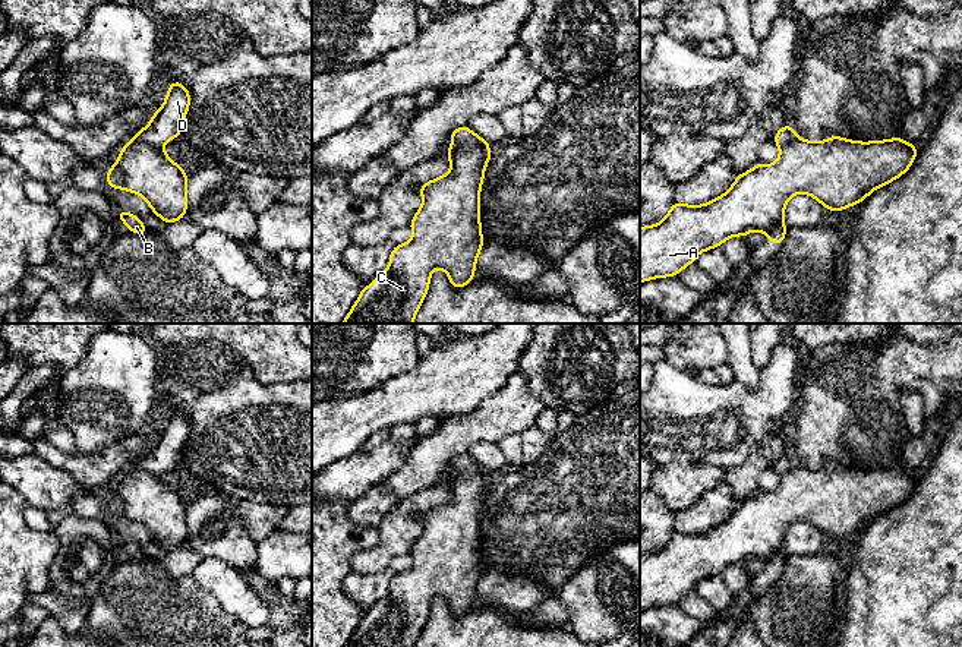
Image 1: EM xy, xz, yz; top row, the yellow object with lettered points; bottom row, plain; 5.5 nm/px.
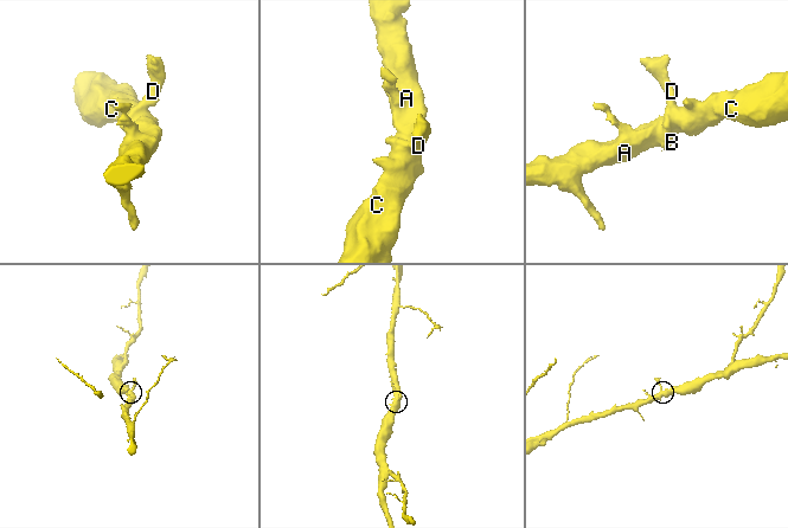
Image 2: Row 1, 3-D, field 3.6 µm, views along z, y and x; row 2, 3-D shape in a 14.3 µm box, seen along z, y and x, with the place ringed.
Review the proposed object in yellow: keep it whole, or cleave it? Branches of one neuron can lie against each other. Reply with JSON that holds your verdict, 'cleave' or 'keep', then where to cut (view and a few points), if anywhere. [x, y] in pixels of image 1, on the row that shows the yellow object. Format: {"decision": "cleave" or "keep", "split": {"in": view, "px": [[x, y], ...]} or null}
{"decision": "cleave", "split": {"in": "xz", "px": [[453, 141], [479, 141], [488, 147]]}}

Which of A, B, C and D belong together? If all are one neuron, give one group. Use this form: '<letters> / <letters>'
A C / B D

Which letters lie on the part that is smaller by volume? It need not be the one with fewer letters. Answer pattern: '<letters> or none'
B, D

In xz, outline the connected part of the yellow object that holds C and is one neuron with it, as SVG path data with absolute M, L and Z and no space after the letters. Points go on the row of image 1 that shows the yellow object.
M479 141L452 142L447 151L451 170L419 187L423 196L410 228L413 239L398 244L389 255L389 268L375 277L373 285L365 285L350 313L341 324L413 324L429 290L430 274L442 268L454 288L467 285L483 247L480 228L480 186L485 165L492 155Z

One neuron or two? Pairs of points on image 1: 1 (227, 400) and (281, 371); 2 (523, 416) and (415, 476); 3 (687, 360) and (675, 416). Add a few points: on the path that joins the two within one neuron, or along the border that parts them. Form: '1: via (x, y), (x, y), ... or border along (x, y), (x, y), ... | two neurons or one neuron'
1: border along (240, 353), (258, 382), (284, 384) | two neurons
2: via (497, 416), (491, 422), (457, 434), (441, 450) | one neuron
3: border along (665, 359), (693, 375) | two neurons

